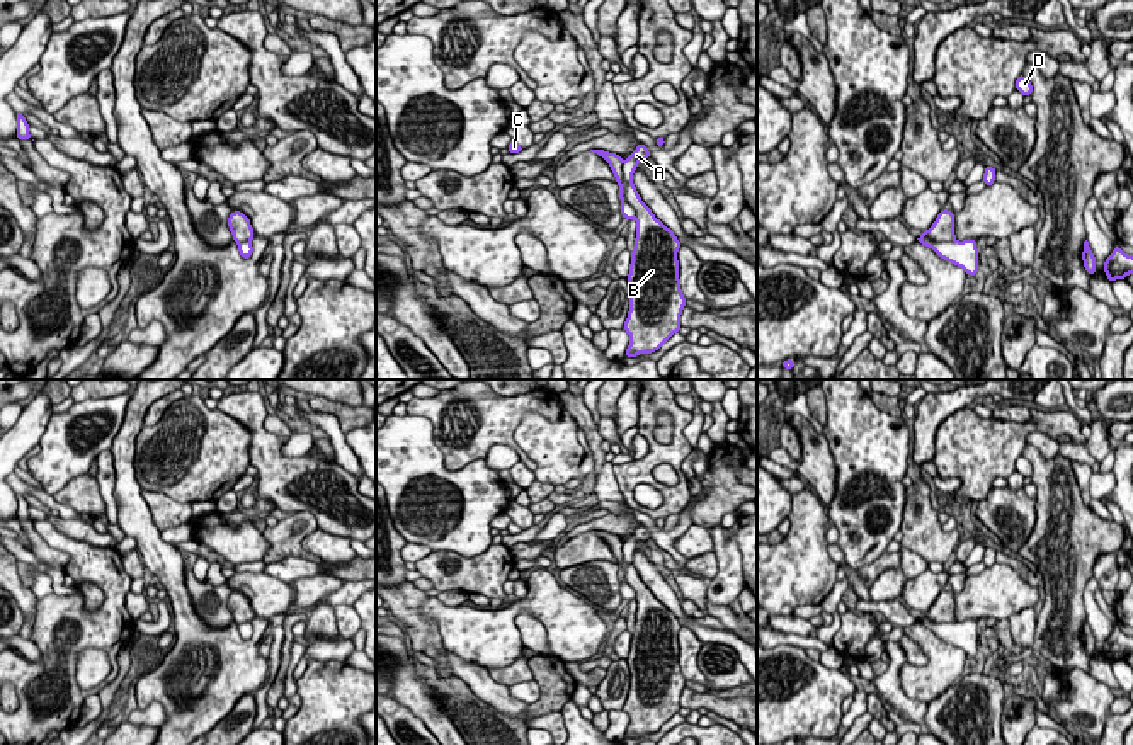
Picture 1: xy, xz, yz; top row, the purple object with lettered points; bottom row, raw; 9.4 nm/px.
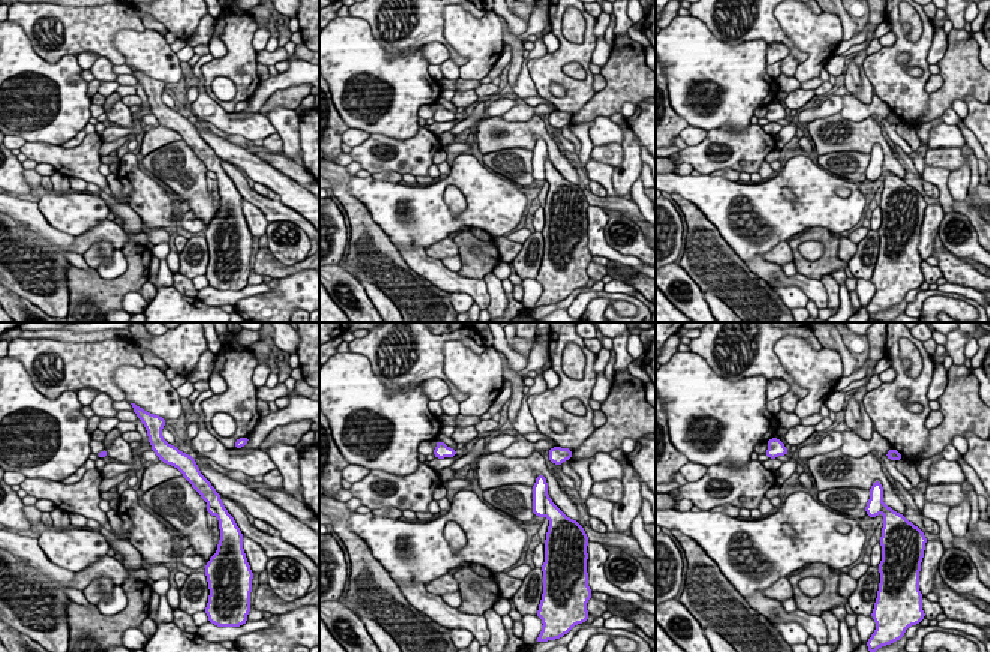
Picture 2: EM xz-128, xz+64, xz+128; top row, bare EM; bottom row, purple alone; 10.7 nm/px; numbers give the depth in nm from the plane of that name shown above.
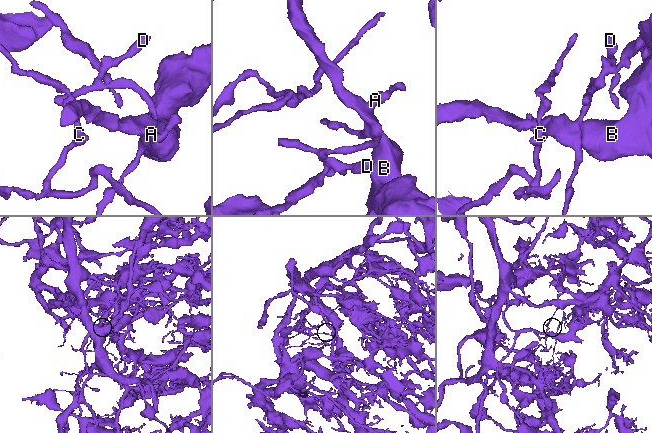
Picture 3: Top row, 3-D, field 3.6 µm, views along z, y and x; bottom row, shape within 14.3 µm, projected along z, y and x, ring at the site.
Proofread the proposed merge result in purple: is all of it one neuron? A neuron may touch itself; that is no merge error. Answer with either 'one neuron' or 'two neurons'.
two neurons

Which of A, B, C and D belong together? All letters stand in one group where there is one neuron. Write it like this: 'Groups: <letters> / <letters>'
Groups: A C D / B

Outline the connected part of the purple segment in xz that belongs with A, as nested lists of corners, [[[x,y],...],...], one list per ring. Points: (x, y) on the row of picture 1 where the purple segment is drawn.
[[[640,143],[636,150],[629,155],[628,160],[623,162],[623,182],[619,184],[619,199],[621,199],[621,216],[624,219],[635,219],[636,213],[635,209],[628,204],[624,189],[628,184],[633,184],[633,173],[638,167],[638,162],[645,162],[650,158],[648,148]]]

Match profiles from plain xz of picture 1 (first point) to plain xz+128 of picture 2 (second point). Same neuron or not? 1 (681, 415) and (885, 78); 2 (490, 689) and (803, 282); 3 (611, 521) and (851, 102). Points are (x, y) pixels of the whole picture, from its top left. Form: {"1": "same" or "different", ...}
{"1": "same", "2": "same", "3": "same"}

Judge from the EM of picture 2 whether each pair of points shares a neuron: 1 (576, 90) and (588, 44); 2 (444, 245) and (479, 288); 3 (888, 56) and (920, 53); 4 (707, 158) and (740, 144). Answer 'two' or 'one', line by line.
1: one
2: two
3: one
4: one

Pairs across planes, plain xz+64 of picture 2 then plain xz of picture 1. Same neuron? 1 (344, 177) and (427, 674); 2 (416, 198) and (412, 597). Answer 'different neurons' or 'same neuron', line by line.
1: same neuron
2: different neurons

